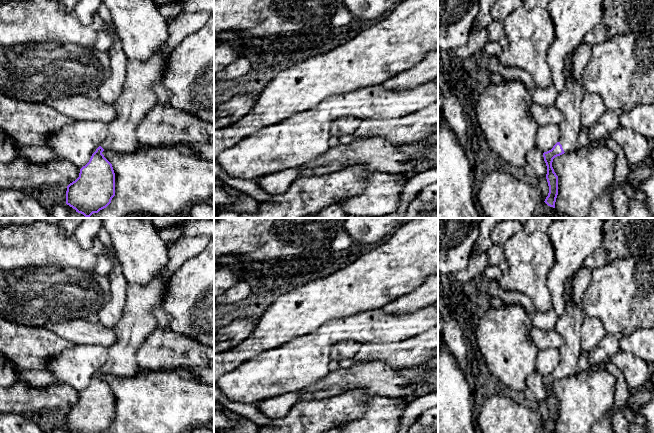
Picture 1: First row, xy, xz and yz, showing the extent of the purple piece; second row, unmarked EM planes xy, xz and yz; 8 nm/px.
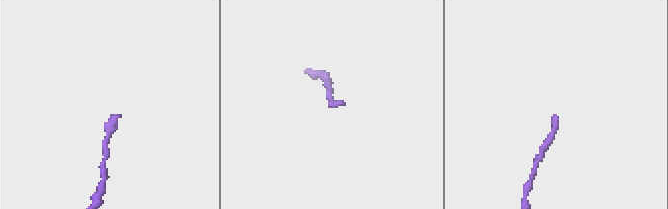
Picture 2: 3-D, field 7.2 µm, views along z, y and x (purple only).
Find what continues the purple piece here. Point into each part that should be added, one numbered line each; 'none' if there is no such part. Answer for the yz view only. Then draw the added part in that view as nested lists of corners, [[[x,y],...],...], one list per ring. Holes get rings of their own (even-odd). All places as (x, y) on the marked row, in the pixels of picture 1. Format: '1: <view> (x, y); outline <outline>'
1: yz (569, 101); outline [[[572,66],[572,73],[569,79],[567,80],[563,91],[559,93],[554,105],[563,114],[563,120],[559,124],[559,127],[561,129],[561,137],[560,137],[559,142],[562,145],[562,148],[565,153],[570,153],[580,148],[580,144],[578,142],[578,136],[582,128],[581,105],[582,105],[582,101],[583,101],[585,93],[586,92],[583,86],[573,76],[573,66]]]

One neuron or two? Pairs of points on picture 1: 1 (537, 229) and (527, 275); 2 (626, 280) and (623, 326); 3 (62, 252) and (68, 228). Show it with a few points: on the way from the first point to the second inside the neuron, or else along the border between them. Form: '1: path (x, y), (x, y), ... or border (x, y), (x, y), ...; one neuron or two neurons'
1: path (533, 240), (527, 264); one neuron
2: path (626, 291), (623, 315); one neuron
3: border (61, 228), (67, 237), (72, 237); two neurons

